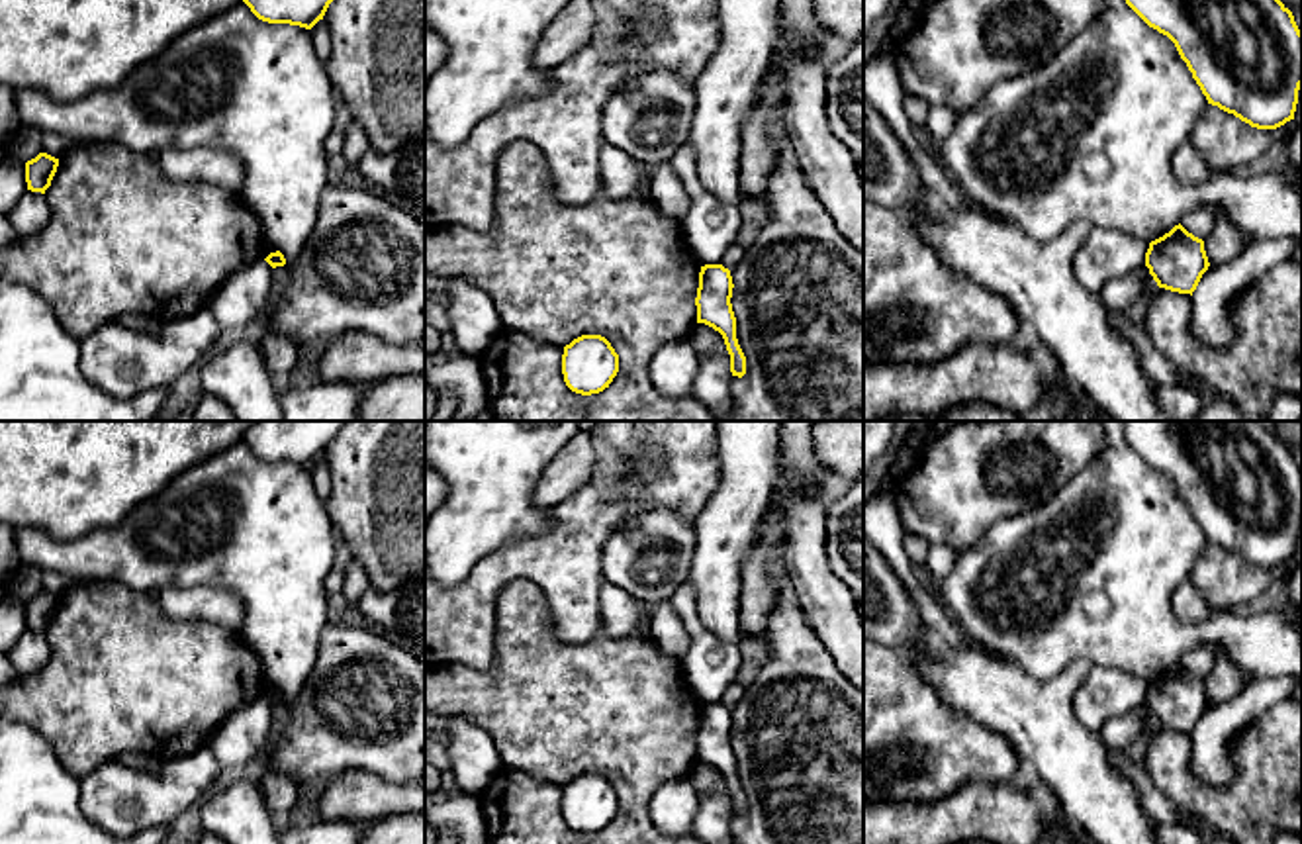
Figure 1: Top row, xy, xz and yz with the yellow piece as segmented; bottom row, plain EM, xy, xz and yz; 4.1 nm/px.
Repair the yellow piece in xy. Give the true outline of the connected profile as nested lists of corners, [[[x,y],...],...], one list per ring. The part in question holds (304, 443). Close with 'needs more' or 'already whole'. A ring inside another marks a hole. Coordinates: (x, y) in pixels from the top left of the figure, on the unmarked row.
[[[255,421],[243,441],[268,462],[311,468],[347,421]]]; already whole

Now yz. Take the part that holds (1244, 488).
[[[1122,421],[1126,443],[1167,474],[1208,542],[1257,568],[1294,558],[1302,470],[1259,421]]]; already whole

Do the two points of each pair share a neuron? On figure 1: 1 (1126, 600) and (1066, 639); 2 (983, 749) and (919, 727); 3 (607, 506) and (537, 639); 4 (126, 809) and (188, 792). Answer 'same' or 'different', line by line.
1: same
2: same
3: different
4: same

